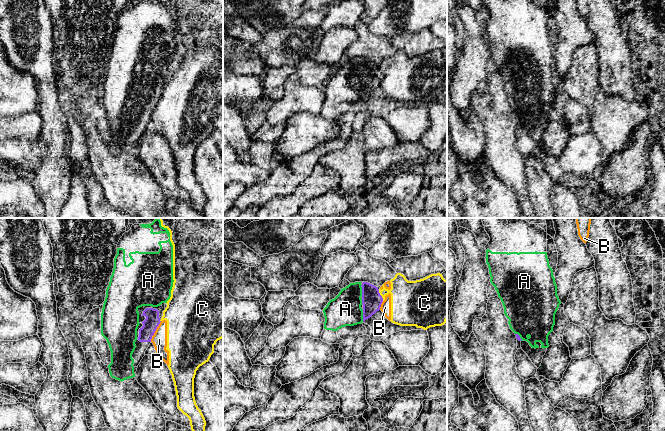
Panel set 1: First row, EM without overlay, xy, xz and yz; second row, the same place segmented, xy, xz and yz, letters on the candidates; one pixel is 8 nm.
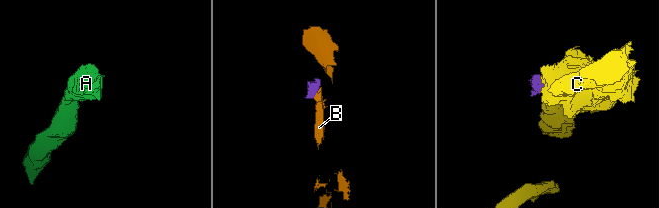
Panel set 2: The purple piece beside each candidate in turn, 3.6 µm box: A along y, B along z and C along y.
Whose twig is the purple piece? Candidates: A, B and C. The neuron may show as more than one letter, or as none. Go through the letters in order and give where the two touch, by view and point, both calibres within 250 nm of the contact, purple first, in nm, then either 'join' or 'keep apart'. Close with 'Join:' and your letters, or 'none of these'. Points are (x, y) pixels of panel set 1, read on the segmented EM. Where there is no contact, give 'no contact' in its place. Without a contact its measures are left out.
A: xz (362, 290) | 160/260 nm | join
B: xy (155, 330) | 120/120 nm | keep apart
C: xz (380, 295) | 160/320 nm | keep apart
Join: A

